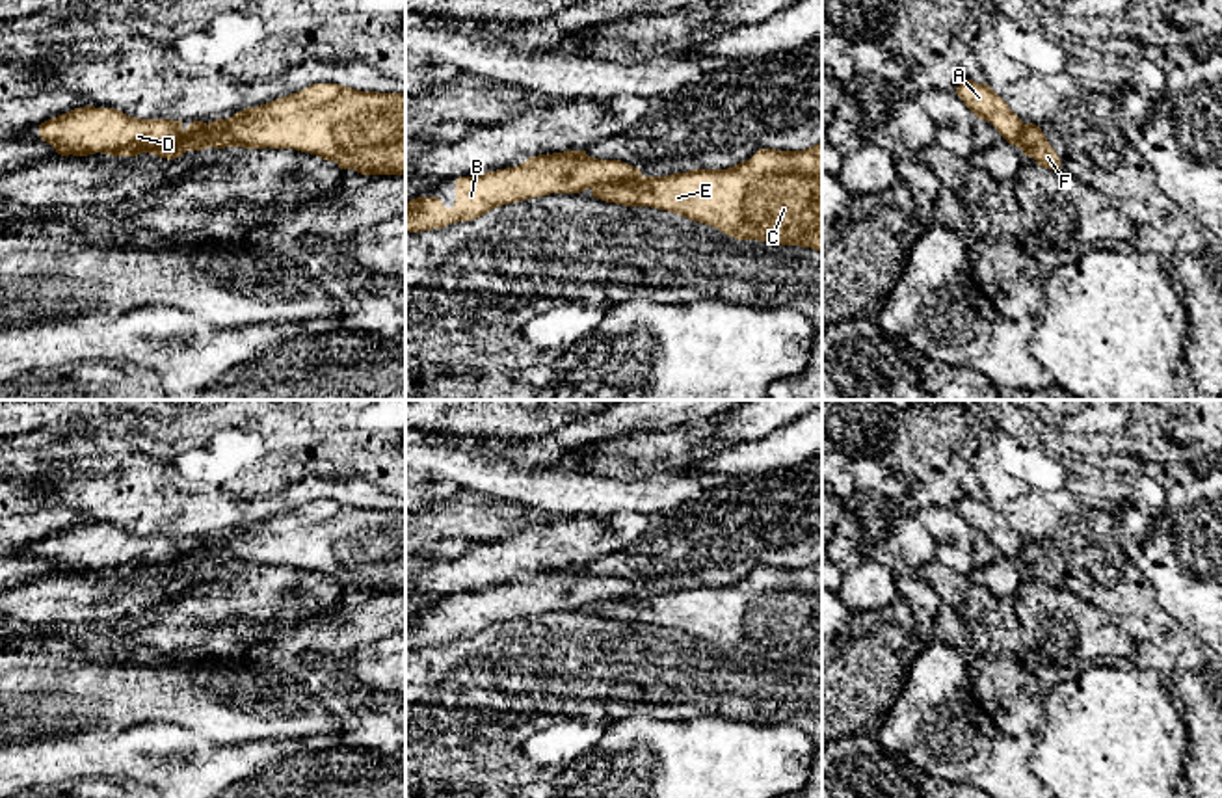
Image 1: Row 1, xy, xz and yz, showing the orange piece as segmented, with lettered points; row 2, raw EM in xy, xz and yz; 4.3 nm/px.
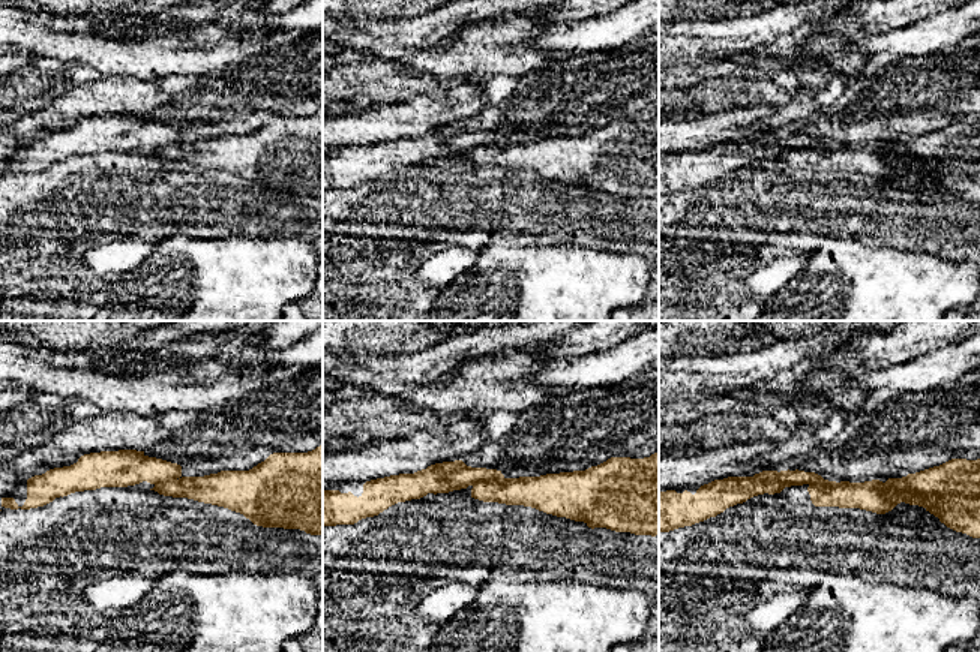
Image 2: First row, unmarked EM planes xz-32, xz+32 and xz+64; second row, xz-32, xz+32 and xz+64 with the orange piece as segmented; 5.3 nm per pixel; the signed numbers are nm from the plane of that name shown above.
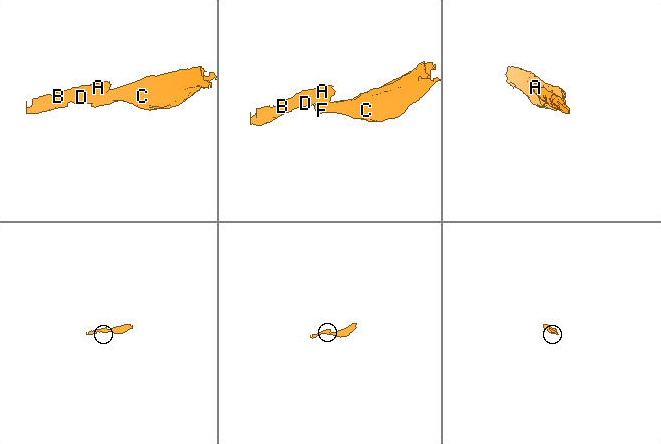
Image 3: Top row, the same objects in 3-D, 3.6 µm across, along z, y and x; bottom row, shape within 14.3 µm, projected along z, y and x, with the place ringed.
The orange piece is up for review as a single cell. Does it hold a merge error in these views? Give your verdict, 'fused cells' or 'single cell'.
fused cells

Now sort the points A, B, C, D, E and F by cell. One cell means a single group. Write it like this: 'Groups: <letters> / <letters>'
Groups: A B D / C E F

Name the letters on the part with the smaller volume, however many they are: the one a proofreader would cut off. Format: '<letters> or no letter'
A, B, D

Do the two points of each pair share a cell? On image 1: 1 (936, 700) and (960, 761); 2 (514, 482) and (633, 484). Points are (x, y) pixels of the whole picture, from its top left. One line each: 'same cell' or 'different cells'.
1: same cell
2: same cell

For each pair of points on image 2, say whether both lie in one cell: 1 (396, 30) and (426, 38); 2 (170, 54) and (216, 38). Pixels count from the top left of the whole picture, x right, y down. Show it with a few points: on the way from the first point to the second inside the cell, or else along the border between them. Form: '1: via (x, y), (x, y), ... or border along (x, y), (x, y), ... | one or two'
1: via (404, 32), (419, 32) | one
2: via (182, 42), (204, 38) | one

